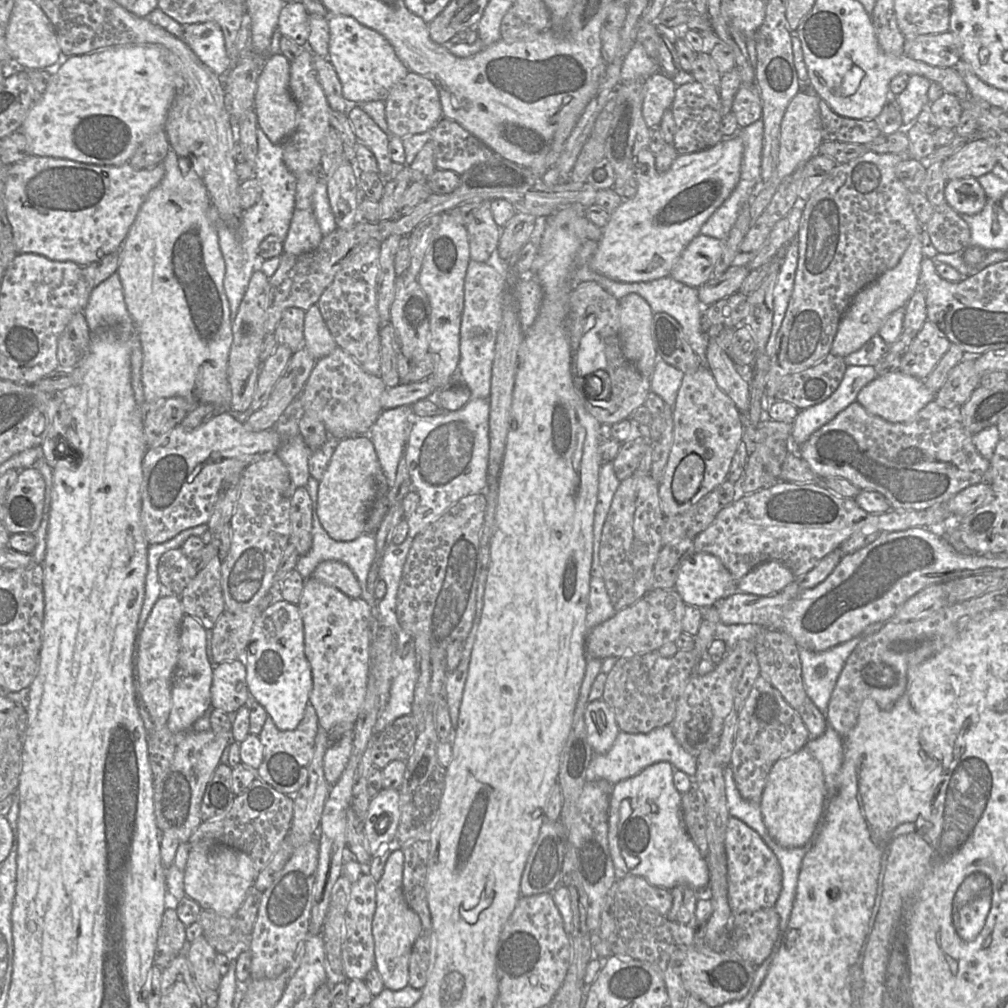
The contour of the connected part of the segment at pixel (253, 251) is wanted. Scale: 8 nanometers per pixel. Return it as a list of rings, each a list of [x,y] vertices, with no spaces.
[[[257,127],[258,152],[254,162],[254,177],[261,187],[259,200],[243,211],[236,229],[220,224],[217,227],[219,247],[225,263],[223,287],[228,299],[231,322],[235,318],[256,265],[259,262],[258,248],[269,235],[285,241],[295,208],[296,176],[283,161],[281,144],[272,143],[263,130]]]

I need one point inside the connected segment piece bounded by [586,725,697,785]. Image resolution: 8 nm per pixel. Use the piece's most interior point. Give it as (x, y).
(631, 753)

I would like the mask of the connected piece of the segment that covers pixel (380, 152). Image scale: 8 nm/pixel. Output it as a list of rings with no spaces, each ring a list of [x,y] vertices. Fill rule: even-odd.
[[[358,104],[350,110],[348,118],[358,142],[368,147],[376,157],[379,174],[382,177],[387,176],[393,162],[388,148],[390,133],[381,130]]]

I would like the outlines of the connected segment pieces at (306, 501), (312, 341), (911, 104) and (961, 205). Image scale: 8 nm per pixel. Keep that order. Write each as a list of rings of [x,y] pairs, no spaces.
[[[297,487],[290,498],[291,532],[289,543],[294,545],[299,556],[305,555],[311,548],[312,501],[307,487]]]
[[[317,304],[305,312],[303,334],[304,347],[316,361],[337,347]]]
[[[910,75],[906,88],[897,95],[904,128],[911,126],[921,110],[930,104],[927,96],[930,83],[923,76]]]
[[[974,177],[948,180],[944,190],[945,201],[960,215],[975,215],[986,204],[984,189]]]

